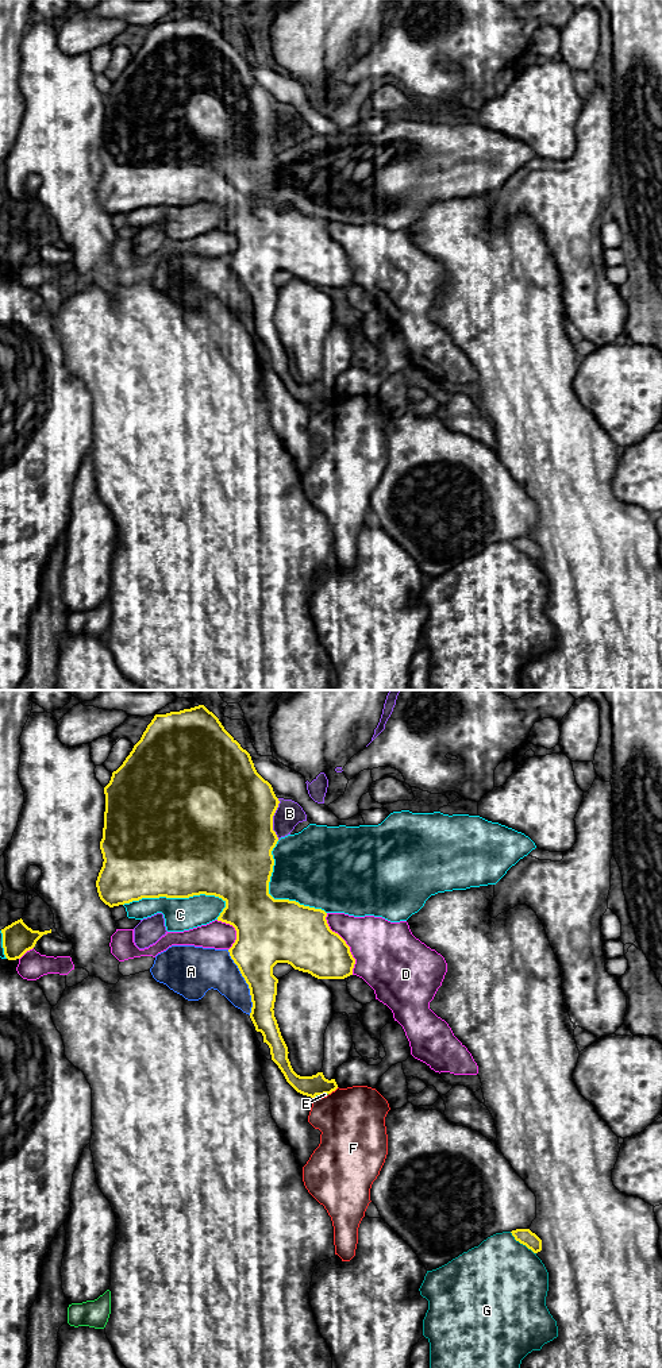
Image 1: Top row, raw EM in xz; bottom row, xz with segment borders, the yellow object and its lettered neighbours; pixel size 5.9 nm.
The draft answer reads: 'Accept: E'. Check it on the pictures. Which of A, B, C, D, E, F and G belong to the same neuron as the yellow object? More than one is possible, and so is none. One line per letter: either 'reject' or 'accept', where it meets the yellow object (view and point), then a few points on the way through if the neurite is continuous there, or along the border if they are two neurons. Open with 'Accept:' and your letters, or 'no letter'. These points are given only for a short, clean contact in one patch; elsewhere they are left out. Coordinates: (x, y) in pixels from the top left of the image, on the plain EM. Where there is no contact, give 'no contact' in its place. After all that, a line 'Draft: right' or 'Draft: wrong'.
Accept: no letter
A: reject; meets yellow in xz at (246, 291)
B: reject; meets yellow in xz at (272, 127)
C: reject; meets yellow in xz at (174, 205)
D: reject; meets yellow in xz at (345, 251)
E: reject; meets yellow in xz at (320, 403); border along xz (327, 401), (314, 405)
F: reject; meets yellow in xz at (333, 399)
G: reject; meets yellow in xz at (522, 551)
Draft: wrong

